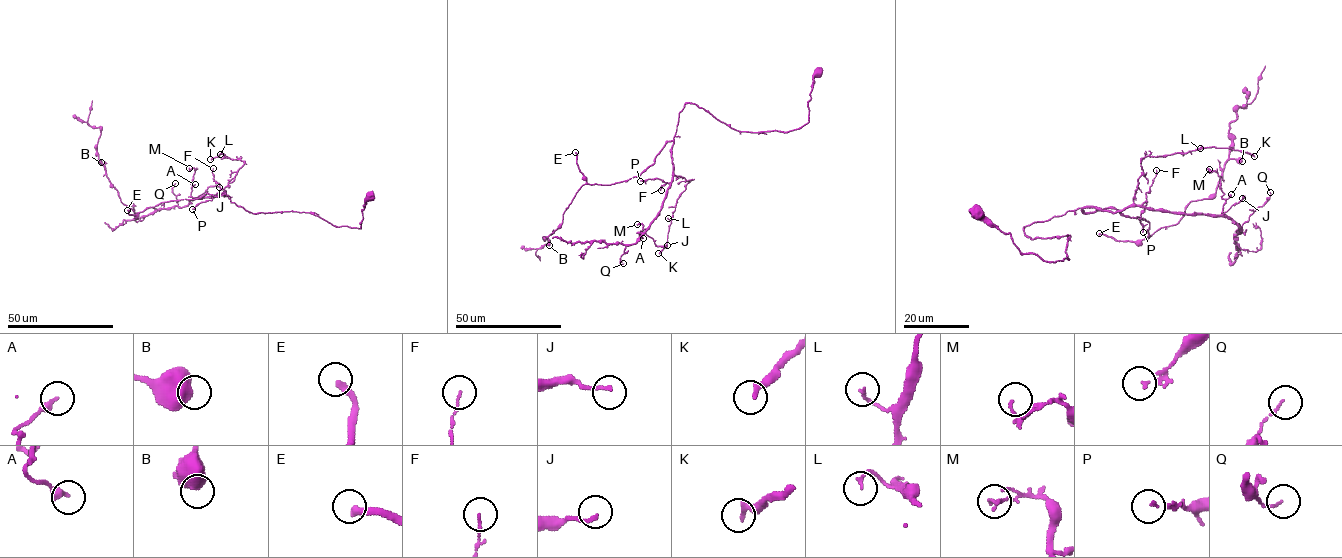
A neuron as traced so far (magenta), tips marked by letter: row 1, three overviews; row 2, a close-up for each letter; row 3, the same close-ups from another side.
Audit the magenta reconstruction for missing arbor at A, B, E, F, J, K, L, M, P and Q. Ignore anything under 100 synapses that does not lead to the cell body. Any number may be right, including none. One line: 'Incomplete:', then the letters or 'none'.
Incomplete: E

